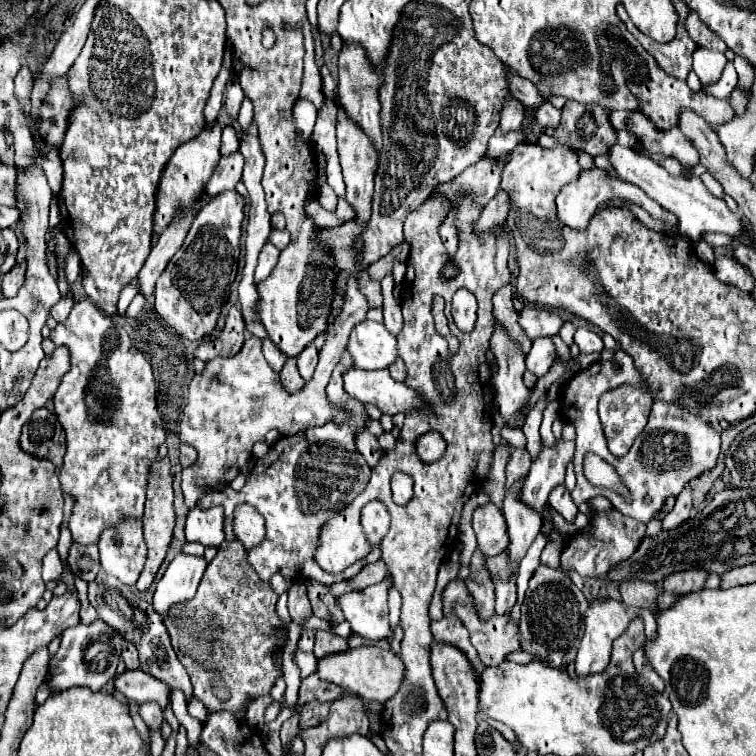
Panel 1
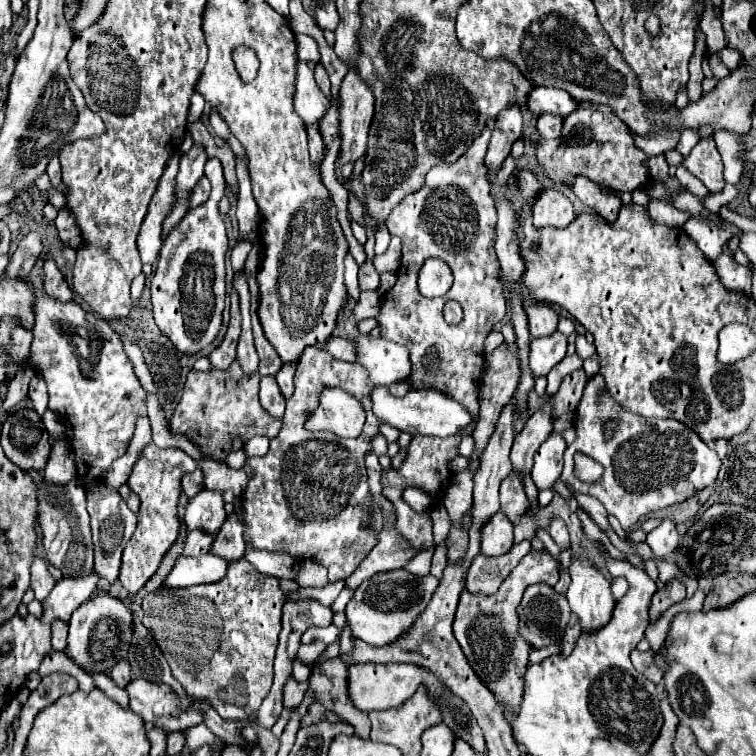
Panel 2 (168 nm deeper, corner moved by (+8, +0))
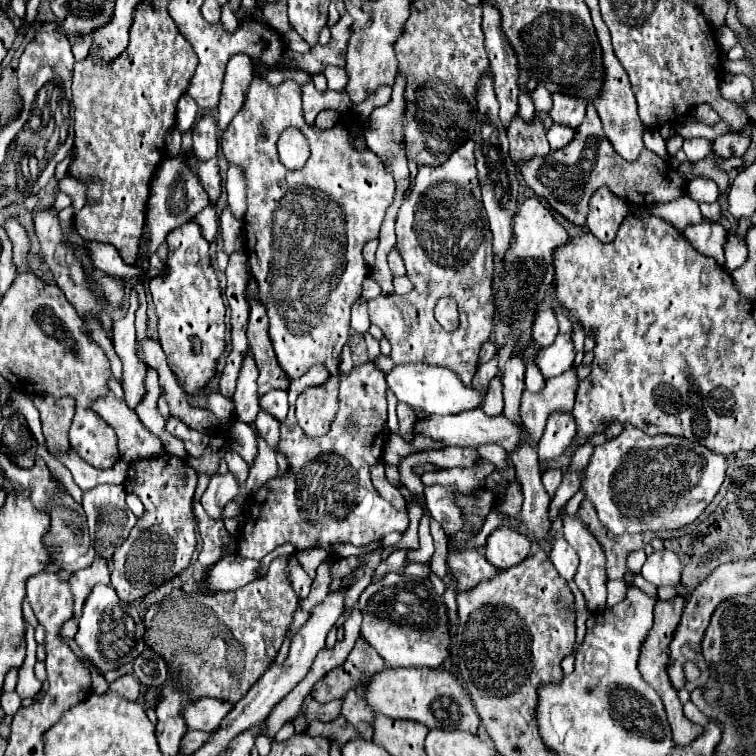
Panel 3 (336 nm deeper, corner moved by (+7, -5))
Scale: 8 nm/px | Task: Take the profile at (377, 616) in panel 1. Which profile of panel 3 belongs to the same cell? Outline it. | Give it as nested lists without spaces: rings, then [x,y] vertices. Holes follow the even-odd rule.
[[[390,572],[382,582],[370,584],[360,594],[360,608],[364,614],[362,636],[378,650],[388,668],[440,668],[450,656],[446,604],[434,592],[430,580]]]

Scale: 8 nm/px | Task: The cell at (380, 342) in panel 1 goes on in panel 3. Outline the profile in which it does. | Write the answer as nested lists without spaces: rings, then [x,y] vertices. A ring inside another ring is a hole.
[[[400,364],[386,376],[386,380],[400,402],[406,402],[412,408],[420,408],[426,414],[436,414],[436,416],[460,414],[470,408],[480,408],[488,394],[488,388],[480,390],[462,384],[462,380],[450,368],[430,366],[430,364]]]

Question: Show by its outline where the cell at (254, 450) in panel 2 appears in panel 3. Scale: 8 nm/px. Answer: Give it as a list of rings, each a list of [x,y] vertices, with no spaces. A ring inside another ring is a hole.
[[[214,474],[210,478],[210,484],[206,488],[206,492],[202,494],[202,506],[208,512],[208,516],[212,518],[220,518],[222,508],[226,506],[226,502],[234,500],[238,494],[238,482],[234,478],[234,474]]]

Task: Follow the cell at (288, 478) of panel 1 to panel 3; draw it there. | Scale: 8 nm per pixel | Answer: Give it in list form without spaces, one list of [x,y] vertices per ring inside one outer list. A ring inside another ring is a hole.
[[[322,364],[312,366],[302,378],[292,380],[288,388],[288,400],[290,400],[290,412],[286,422],[282,424],[280,432],[280,444],[278,452],[284,452],[288,456],[288,462],[292,466],[292,474],[286,478],[276,478],[268,484],[270,490],[264,490],[264,486],[258,489],[246,504],[243,513],[248,513],[244,530],[238,538],[238,554],[242,558],[254,558],[260,560],[280,544],[292,542],[296,550],[300,548],[312,548],[316,542],[322,548],[330,548],[334,544],[352,542],[354,546],[372,544],[374,540],[380,540],[388,532],[406,532],[408,528],[408,514],[406,510],[396,510],[392,504],[388,504],[380,494],[374,490],[370,482],[370,466],[382,458],[382,448],[388,436],[388,424],[386,424],[386,380],[384,372],[380,372],[376,366],[362,364],[352,370],[350,376],[340,378],[340,410],[336,414],[336,420],[332,422],[332,428],[326,436],[310,438],[306,432],[298,426],[294,416],[294,404],[296,398],[310,386],[324,386],[328,380],[328,370]]]

